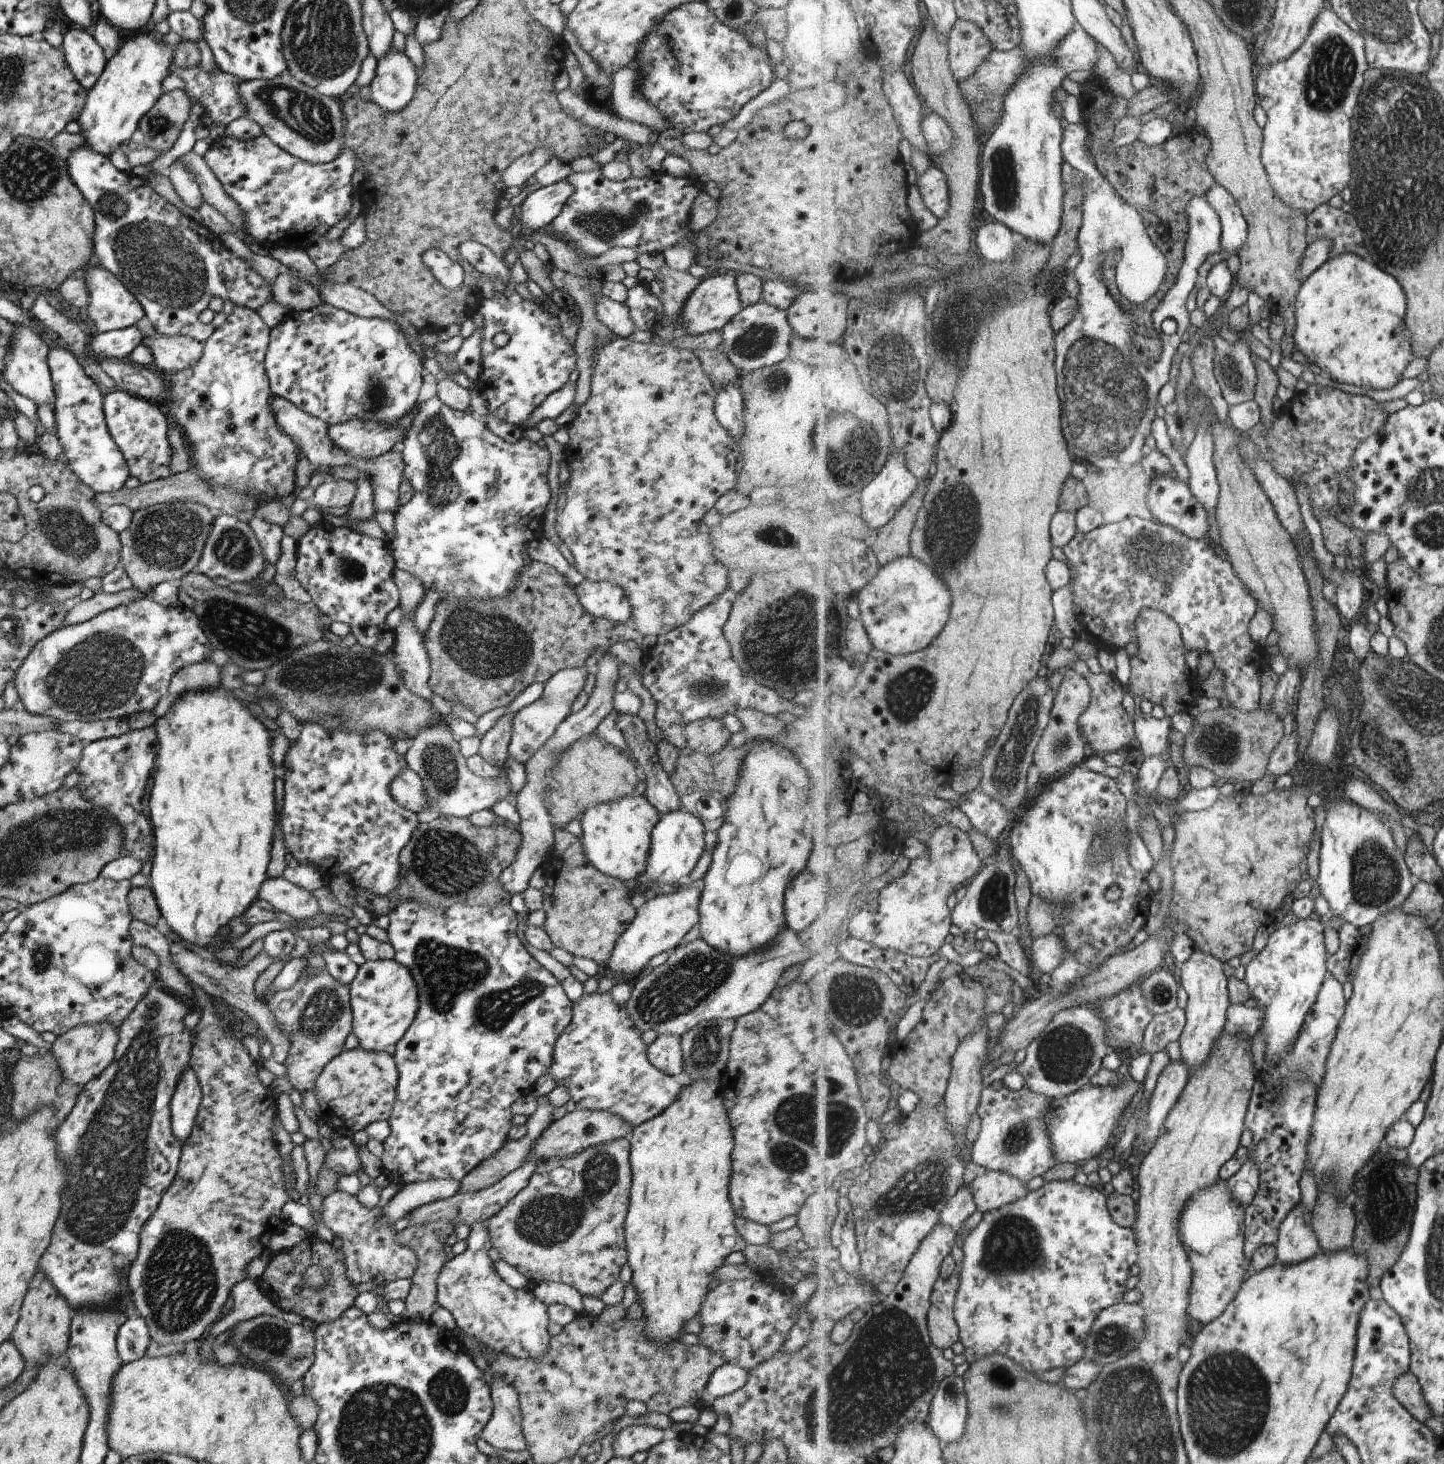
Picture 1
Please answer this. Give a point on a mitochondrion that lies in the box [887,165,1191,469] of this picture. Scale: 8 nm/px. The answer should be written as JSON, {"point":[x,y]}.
{"point":[984,301]}

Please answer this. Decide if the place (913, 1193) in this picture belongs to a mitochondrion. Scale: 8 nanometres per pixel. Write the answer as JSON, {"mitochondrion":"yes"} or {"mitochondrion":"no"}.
{"mitochondrion":"yes"}

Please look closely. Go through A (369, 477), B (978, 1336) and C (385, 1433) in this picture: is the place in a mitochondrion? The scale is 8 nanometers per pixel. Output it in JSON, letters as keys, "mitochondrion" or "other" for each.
{"A":"other","B":"other","C":"mitochondrion"}

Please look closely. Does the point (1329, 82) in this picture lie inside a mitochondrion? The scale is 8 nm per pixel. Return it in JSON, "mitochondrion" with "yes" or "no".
{"mitochondrion":"yes"}

